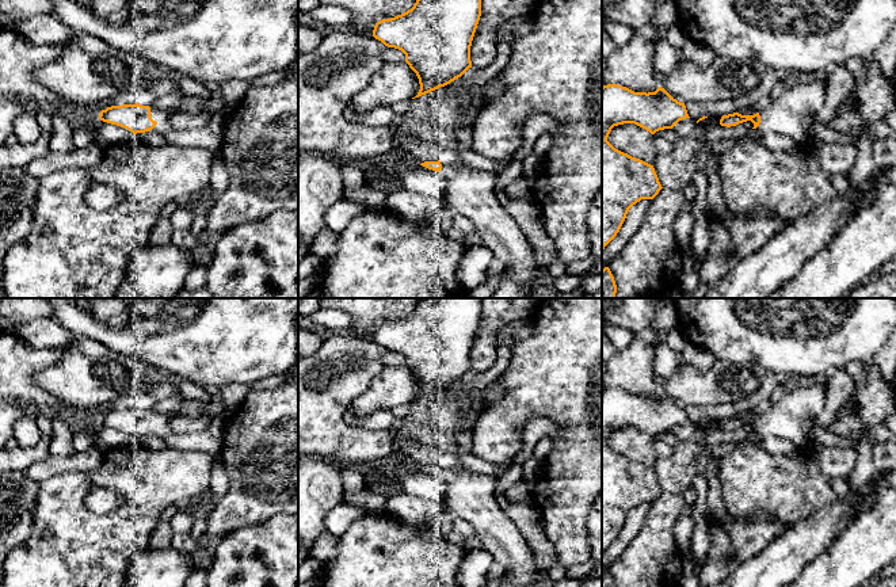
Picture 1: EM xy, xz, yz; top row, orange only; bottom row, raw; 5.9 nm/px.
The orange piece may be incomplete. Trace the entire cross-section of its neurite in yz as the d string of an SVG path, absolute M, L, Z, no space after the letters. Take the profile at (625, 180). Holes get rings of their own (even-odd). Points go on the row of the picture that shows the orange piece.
M607 84L602 87L602 251L619 232L629 209L641 199L653 199L663 188L653 165L629 156L615 149L607 137L614 126L624 123L634 123L651 134L659 130L672 129L679 121L690 118L685 103L674 99L664 88L659 87L655 92L634 92L618 84Z

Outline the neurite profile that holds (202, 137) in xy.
M207 126L188 130L171 130L165 134L171 145L182 148L203 148L211 153L221 149L224 136L211 131Z

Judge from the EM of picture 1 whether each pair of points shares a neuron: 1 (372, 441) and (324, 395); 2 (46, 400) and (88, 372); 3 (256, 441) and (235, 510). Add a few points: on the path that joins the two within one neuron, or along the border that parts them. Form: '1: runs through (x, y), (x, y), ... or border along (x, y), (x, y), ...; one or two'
1: runs through (357, 441), (324, 410); one
2: border along (33, 376), (44, 389), (80, 411); two
3: runs through (256, 458), (256, 488), (252, 492); one

